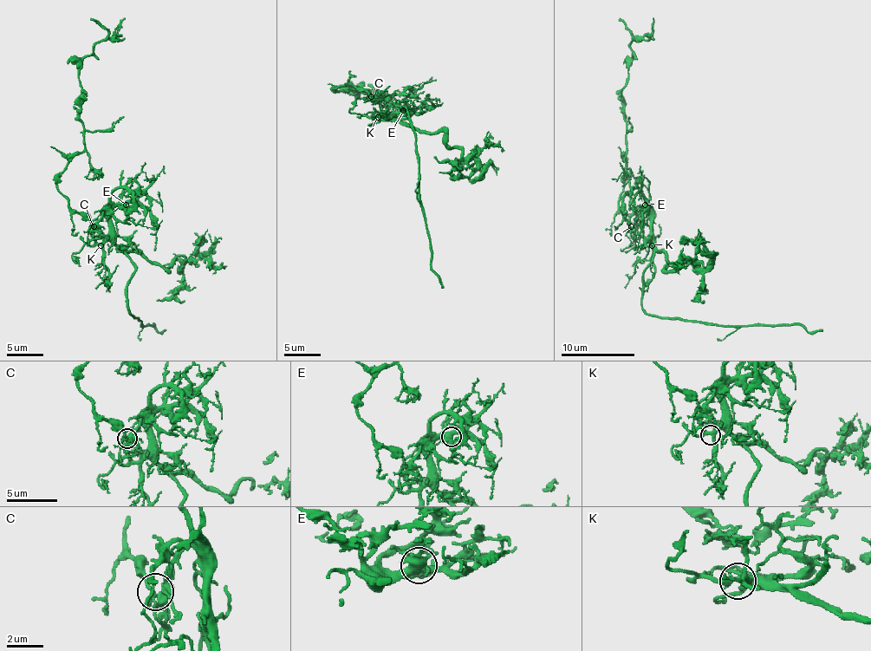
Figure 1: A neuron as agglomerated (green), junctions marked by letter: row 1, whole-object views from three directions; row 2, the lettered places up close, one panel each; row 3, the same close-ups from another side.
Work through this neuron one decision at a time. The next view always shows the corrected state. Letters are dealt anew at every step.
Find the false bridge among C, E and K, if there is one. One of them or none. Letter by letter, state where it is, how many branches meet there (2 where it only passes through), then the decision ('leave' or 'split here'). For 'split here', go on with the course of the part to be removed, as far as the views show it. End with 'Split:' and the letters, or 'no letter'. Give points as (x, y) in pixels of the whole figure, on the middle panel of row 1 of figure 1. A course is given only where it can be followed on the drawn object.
C: (371, 96) | 6 | split here | (370, 95), (346, 84), (335, 88), (360, 92), (359, 86), (355, 94), (381, 97), (396, 117), (401, 120)
E: (403, 110) | 5 | leave
K: (378, 117) | 5 | leave
Split: C

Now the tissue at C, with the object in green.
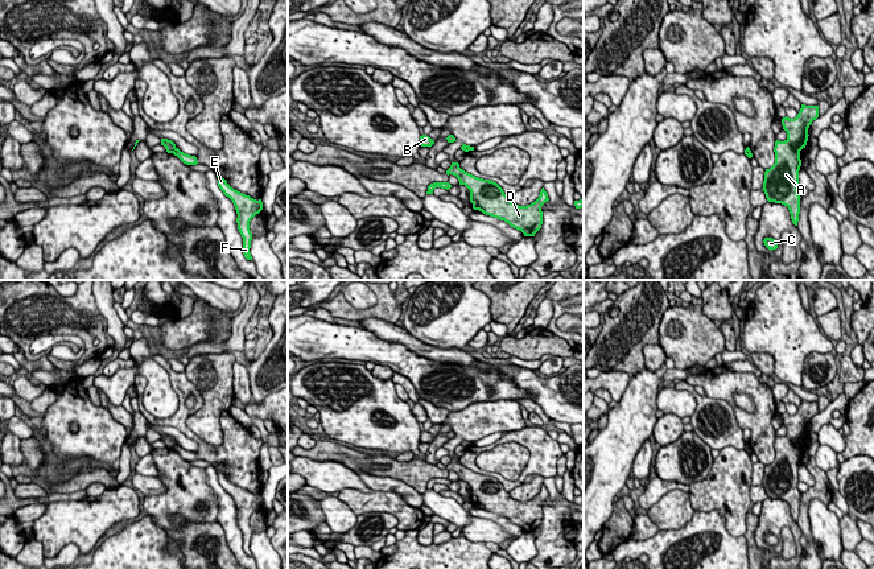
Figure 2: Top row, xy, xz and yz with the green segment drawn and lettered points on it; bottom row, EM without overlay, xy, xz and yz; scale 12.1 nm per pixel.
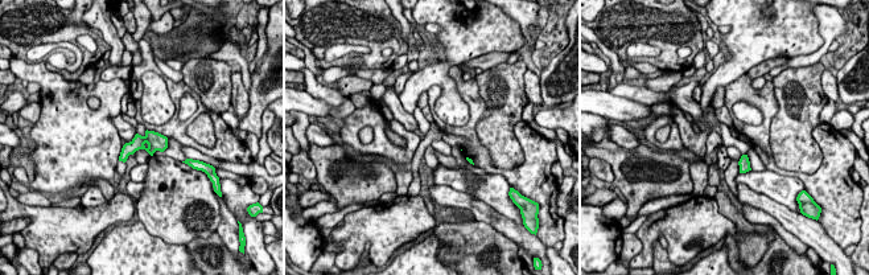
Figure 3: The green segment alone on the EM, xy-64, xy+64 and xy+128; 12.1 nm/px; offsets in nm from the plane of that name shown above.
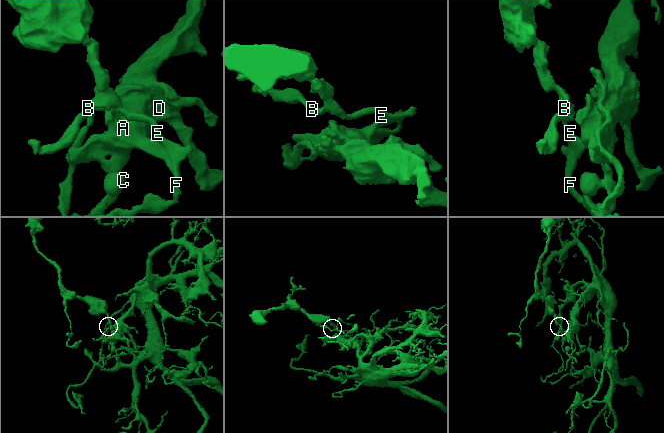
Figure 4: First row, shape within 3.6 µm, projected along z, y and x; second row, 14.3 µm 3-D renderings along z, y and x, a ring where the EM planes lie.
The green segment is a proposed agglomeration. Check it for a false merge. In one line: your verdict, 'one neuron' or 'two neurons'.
two neurons

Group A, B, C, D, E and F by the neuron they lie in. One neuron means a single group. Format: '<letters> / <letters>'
A C D E F / B

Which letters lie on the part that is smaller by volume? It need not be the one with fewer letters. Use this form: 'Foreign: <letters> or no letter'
Foreign: B

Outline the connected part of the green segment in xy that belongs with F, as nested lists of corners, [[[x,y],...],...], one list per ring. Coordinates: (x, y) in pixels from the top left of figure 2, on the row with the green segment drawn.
[[[218,177],[218,186],[226,197],[228,197],[236,210],[238,218],[238,230],[243,238],[243,255],[247,260],[252,260],[250,253],[252,234],[250,230],[251,219],[263,210],[261,199],[256,201],[250,195],[246,195],[235,189],[232,189],[227,181],[222,177]]]

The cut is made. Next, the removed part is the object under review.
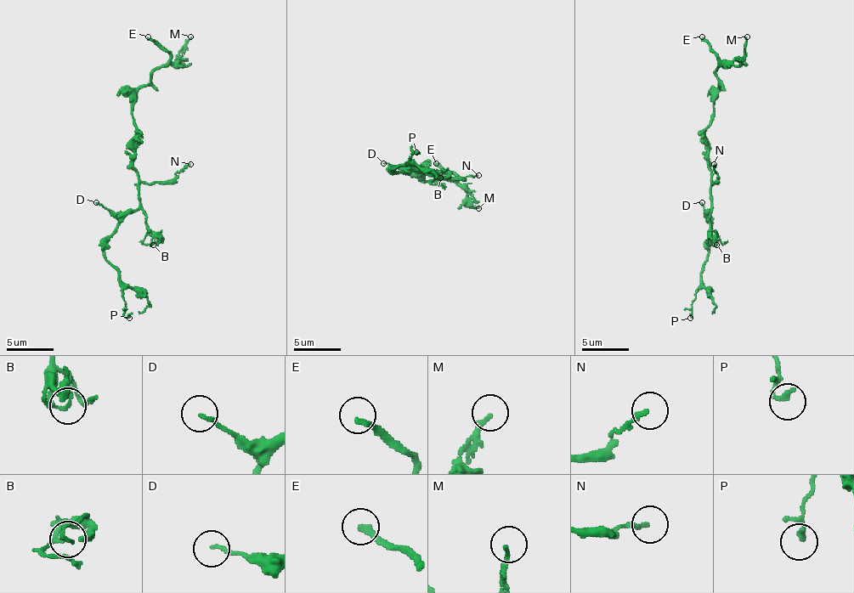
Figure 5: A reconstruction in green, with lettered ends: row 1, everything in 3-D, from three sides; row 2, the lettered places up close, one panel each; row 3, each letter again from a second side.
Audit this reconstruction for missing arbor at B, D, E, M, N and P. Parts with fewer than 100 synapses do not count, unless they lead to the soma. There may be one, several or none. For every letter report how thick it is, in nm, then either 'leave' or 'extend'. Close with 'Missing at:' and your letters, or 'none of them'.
B: 190 nm thick; leave
D: 120 nm thick; leave
E: 240 nm thick; extend
M: 160 nm thick; leave
N: 180 nm thick; leave
P: 220 nm thick; leave
Missing at: E

